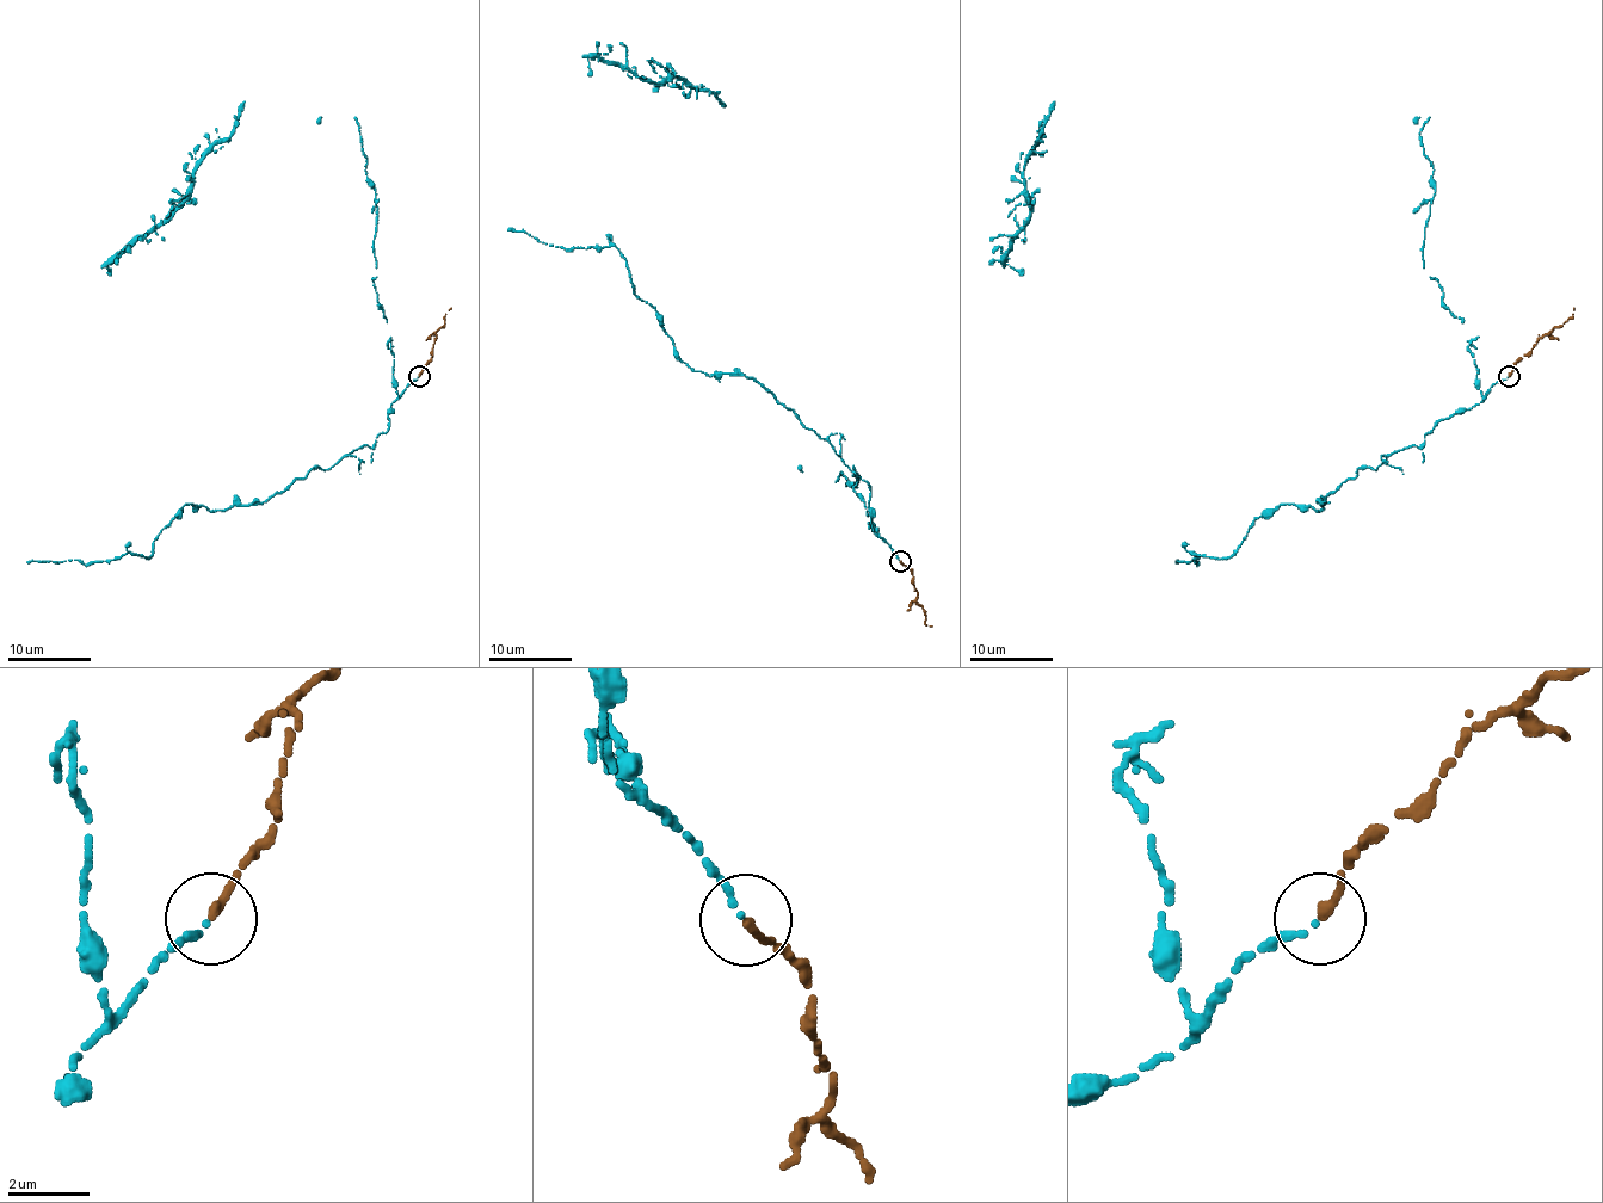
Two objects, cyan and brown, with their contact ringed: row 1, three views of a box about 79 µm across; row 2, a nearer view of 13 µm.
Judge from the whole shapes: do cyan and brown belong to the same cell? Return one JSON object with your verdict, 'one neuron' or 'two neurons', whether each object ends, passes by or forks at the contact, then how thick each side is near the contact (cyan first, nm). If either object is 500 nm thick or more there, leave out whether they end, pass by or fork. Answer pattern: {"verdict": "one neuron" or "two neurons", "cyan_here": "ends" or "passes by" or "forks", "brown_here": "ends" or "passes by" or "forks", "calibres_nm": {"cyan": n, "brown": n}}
{"verdict": "one neuron", "cyan_here": "ends", "brown_here": "ends", "calibres_nm": {"cyan": 150, "brown": 240}}

